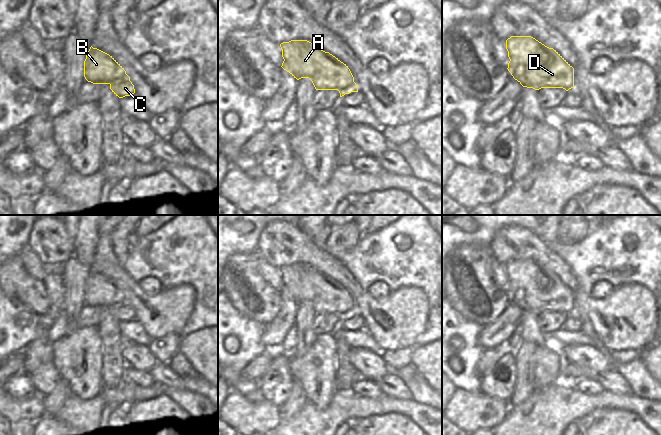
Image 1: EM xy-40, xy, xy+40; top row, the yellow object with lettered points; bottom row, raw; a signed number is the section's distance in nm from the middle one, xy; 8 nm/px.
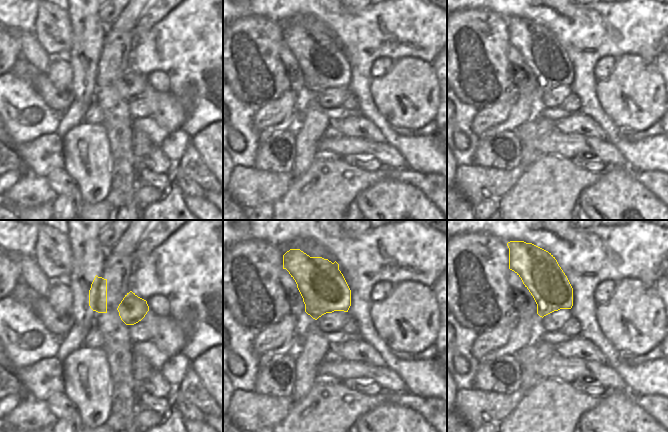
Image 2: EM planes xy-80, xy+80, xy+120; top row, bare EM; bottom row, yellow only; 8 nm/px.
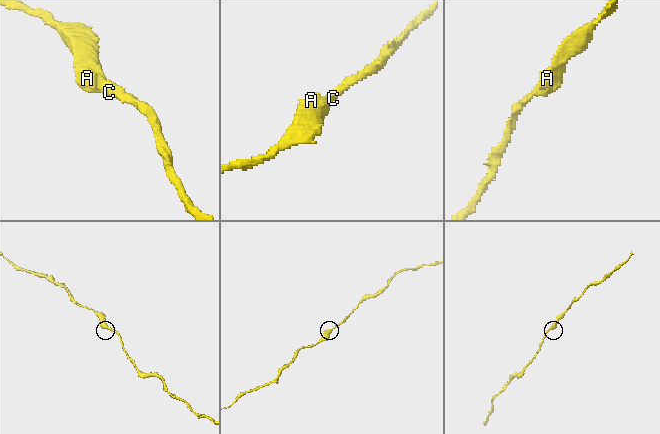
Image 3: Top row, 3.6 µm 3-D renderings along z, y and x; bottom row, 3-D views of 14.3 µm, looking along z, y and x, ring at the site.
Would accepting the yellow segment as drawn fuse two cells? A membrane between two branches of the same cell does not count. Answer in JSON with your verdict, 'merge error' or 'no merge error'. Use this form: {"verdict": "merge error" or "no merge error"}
{"verdict": "no merge error"}

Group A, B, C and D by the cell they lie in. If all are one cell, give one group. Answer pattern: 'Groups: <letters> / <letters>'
Groups: A B C D.

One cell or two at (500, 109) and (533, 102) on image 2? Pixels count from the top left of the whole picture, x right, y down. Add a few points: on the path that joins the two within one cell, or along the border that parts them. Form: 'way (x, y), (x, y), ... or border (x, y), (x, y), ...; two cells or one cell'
border (513, 100), (508, 115), (495, 125); two cells

